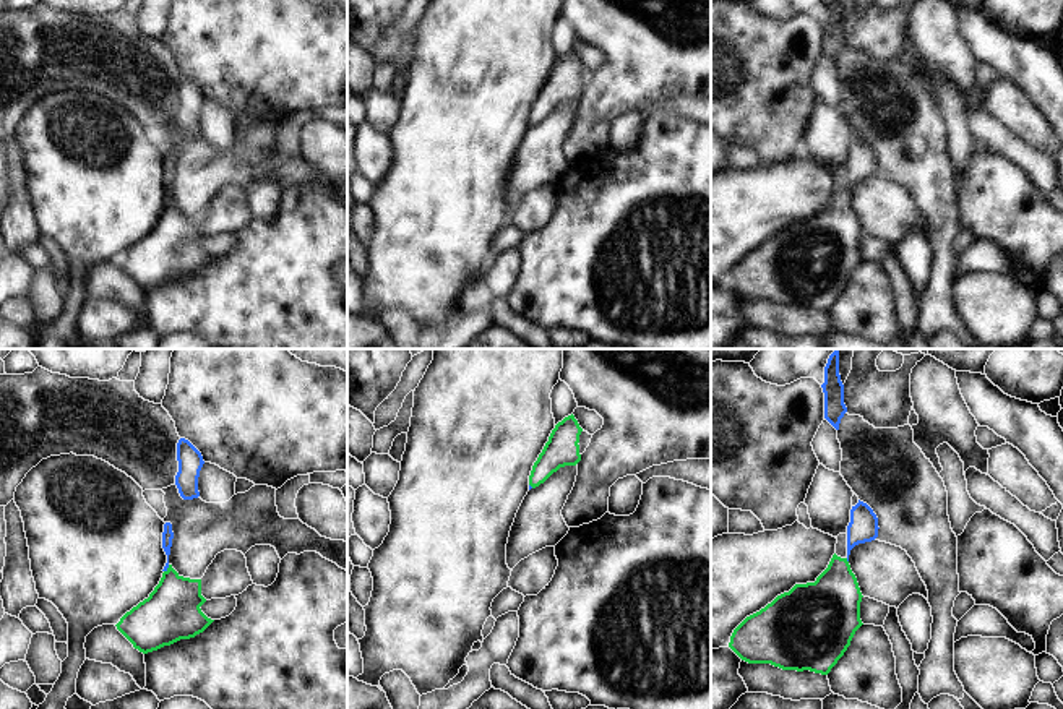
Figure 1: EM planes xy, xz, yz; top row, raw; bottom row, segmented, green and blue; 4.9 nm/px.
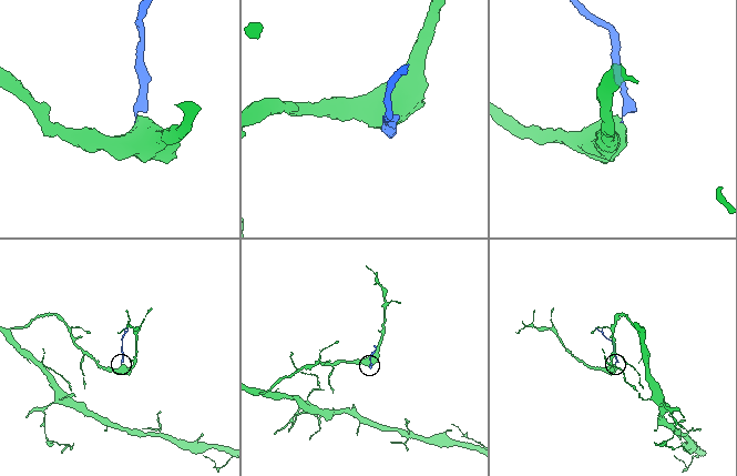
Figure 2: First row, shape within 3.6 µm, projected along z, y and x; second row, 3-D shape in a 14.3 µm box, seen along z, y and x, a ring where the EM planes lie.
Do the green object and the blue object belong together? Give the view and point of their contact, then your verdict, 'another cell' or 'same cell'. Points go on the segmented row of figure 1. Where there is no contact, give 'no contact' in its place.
xy (167, 568) | same cell

